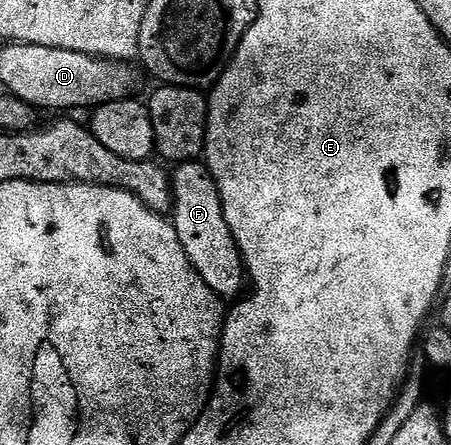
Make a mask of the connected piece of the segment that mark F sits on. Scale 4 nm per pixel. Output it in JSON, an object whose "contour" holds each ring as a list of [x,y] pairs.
{"contour":[[[203,161],[182,162],[170,174],[170,221],[196,275],[209,286],[217,299],[241,297],[246,286],[244,261],[224,219],[218,184]]]}

